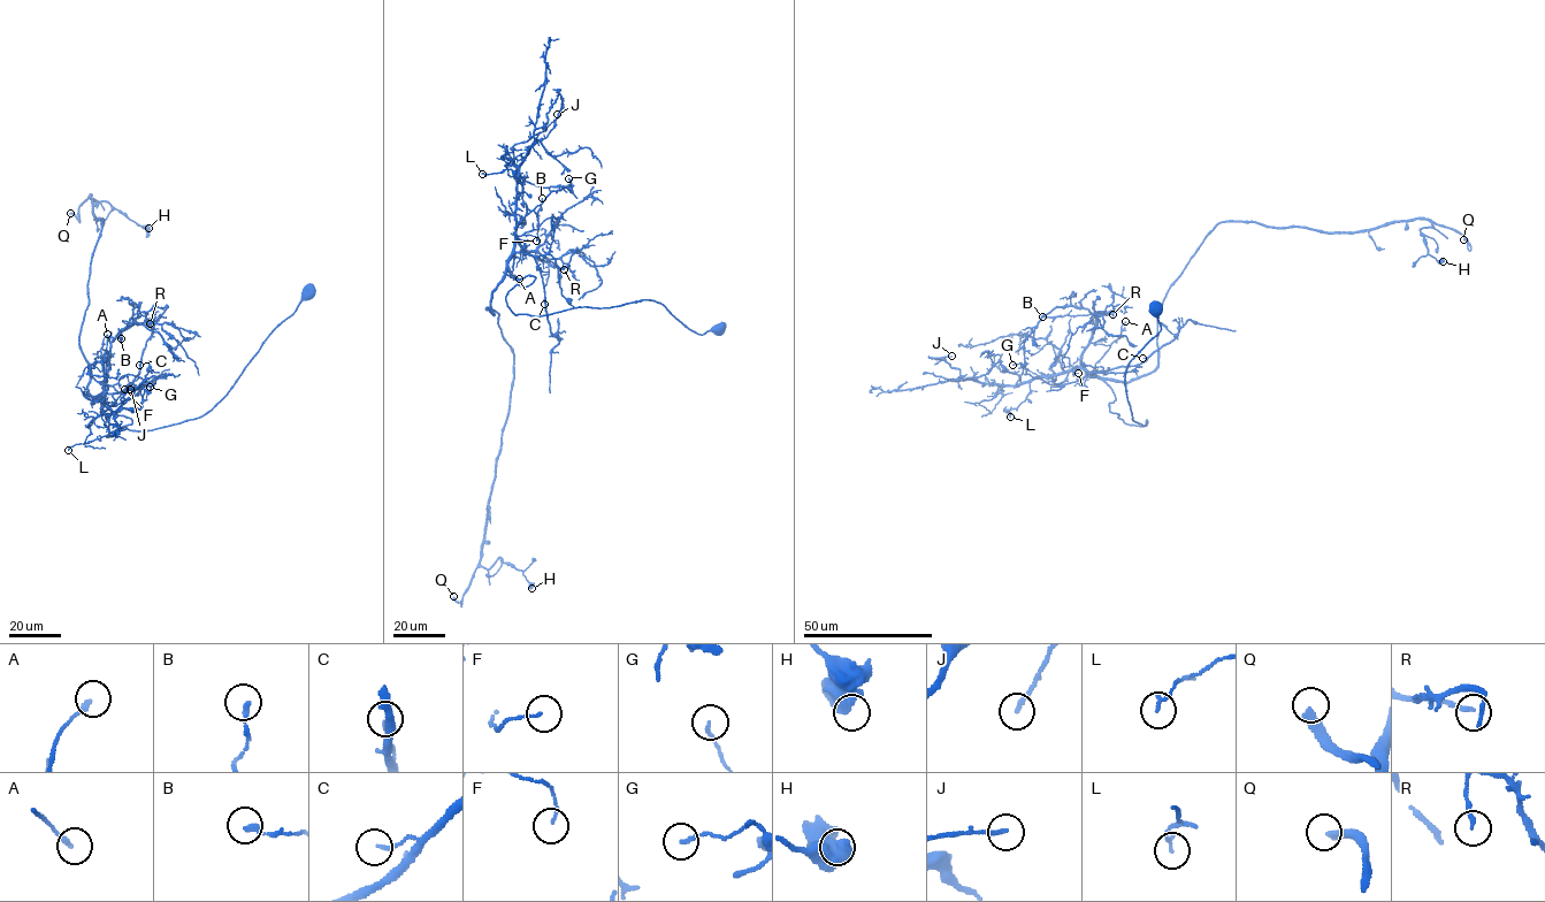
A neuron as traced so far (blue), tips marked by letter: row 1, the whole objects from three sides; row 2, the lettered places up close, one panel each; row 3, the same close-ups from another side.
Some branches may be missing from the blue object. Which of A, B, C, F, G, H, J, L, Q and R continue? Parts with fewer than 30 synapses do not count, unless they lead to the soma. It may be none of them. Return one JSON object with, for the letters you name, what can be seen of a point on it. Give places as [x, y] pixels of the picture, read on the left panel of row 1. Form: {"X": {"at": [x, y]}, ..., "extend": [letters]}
{"Q": {"at": [70, 213]}, "extend": ["Q"]}

